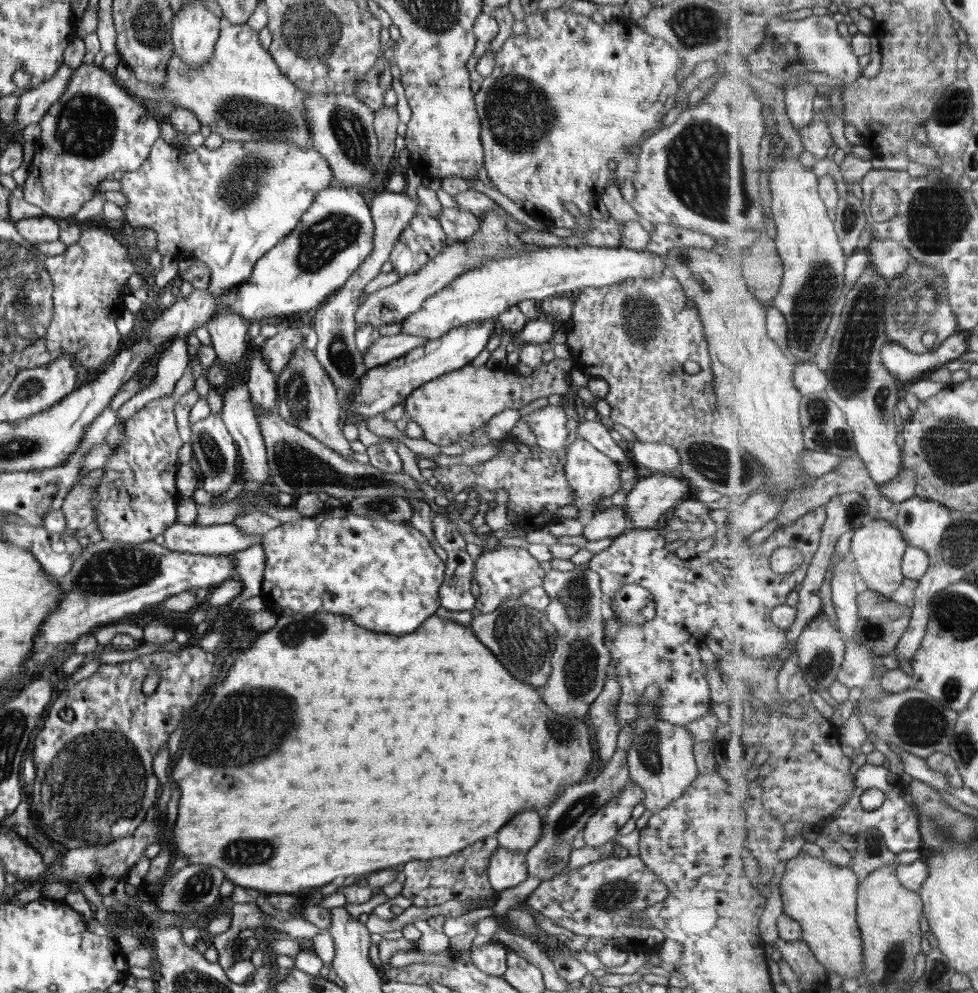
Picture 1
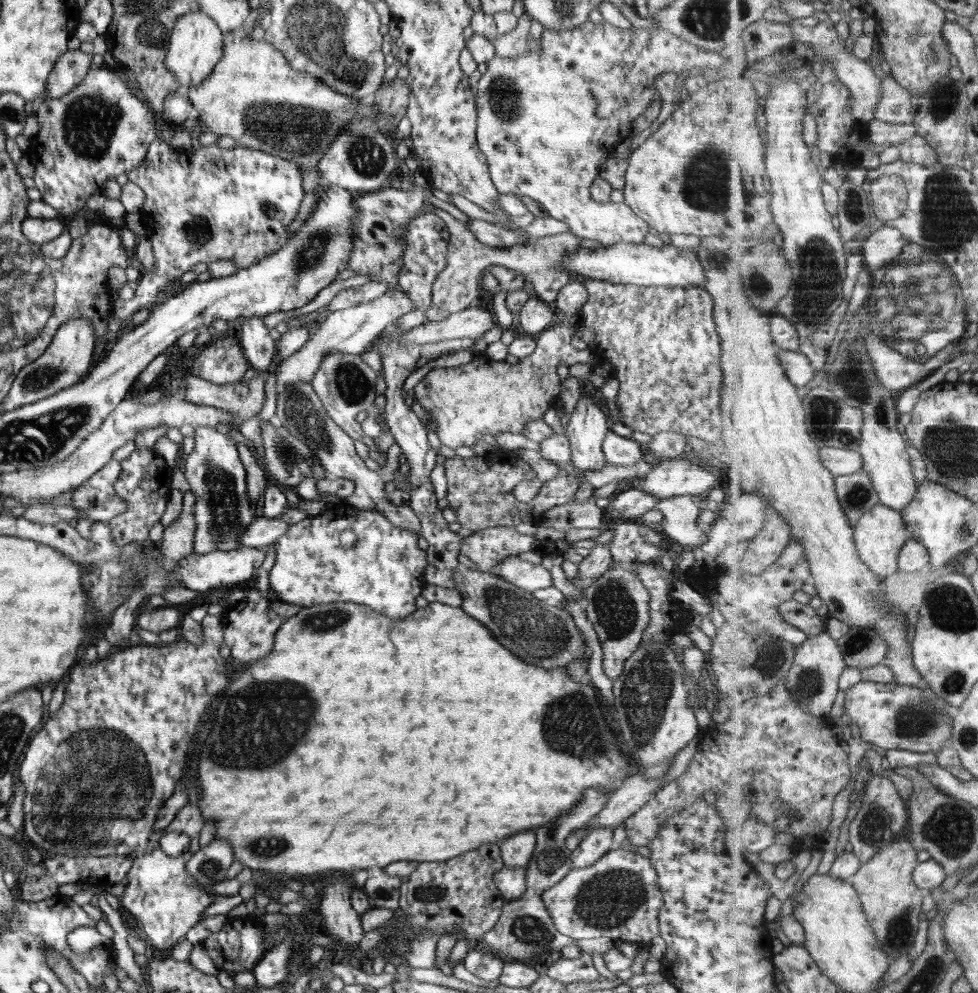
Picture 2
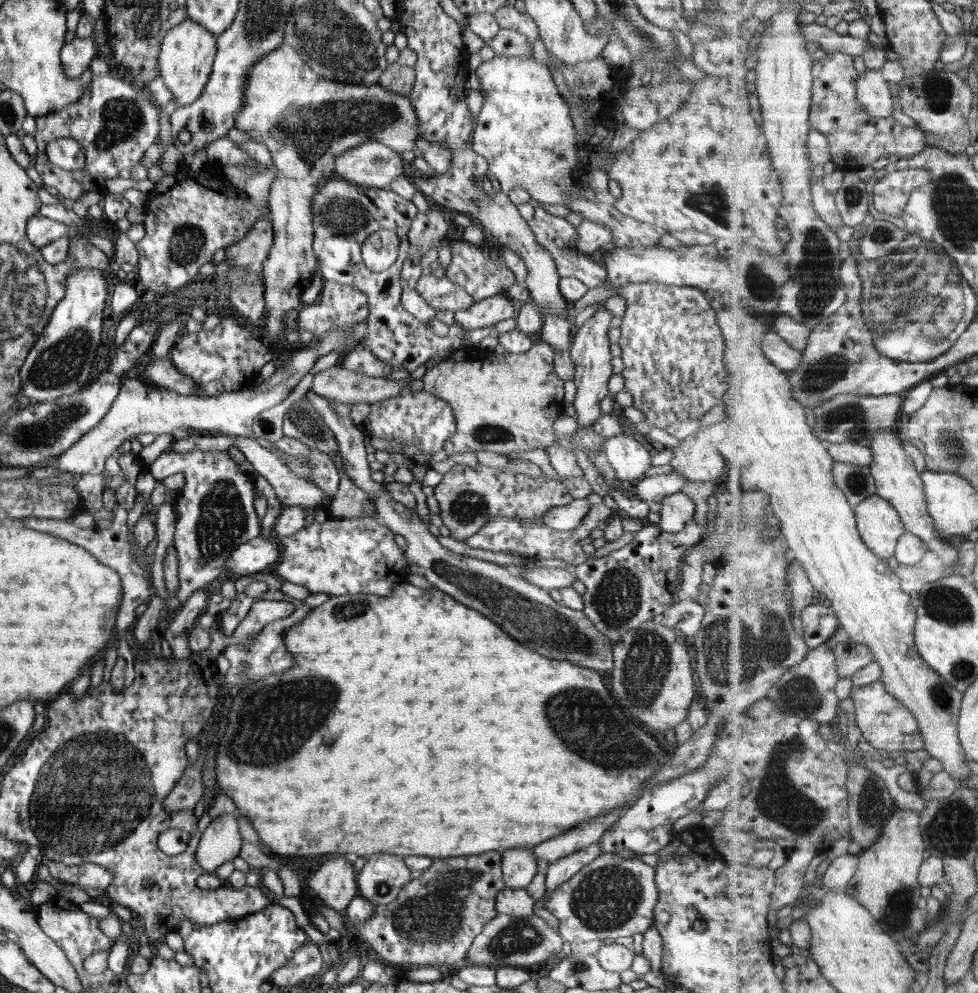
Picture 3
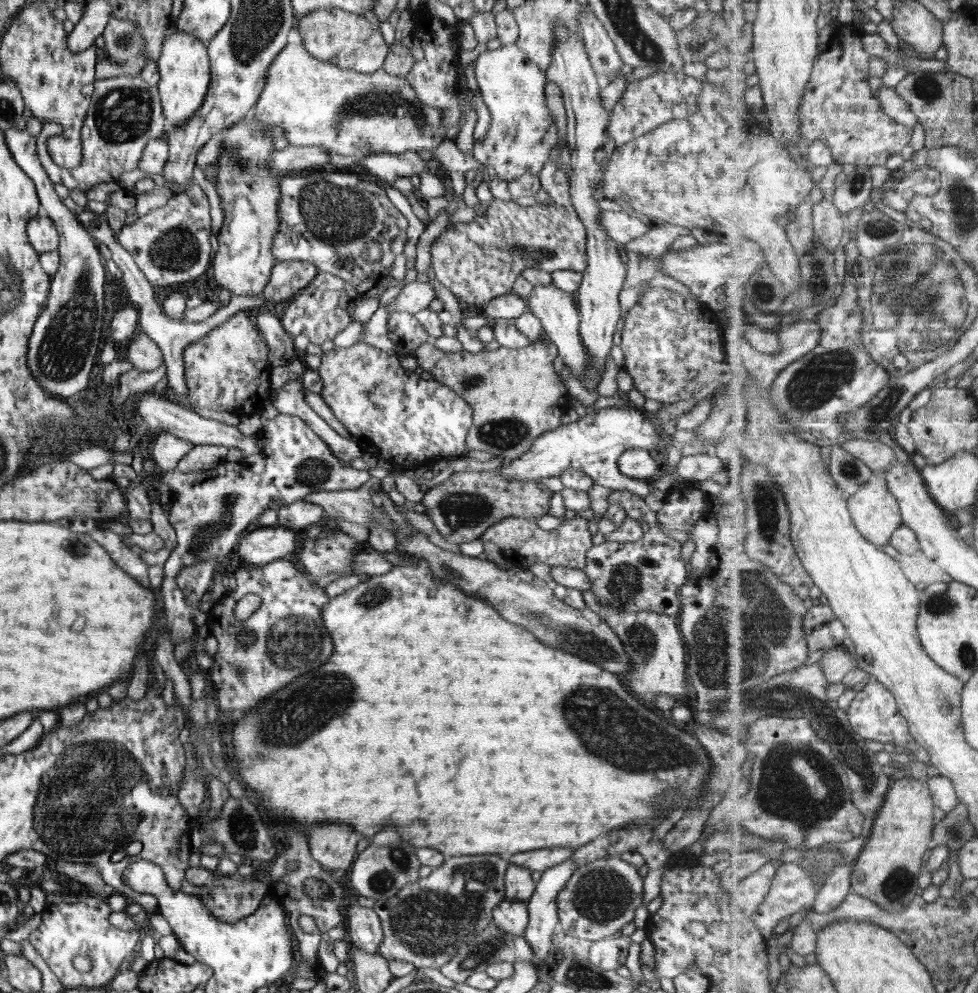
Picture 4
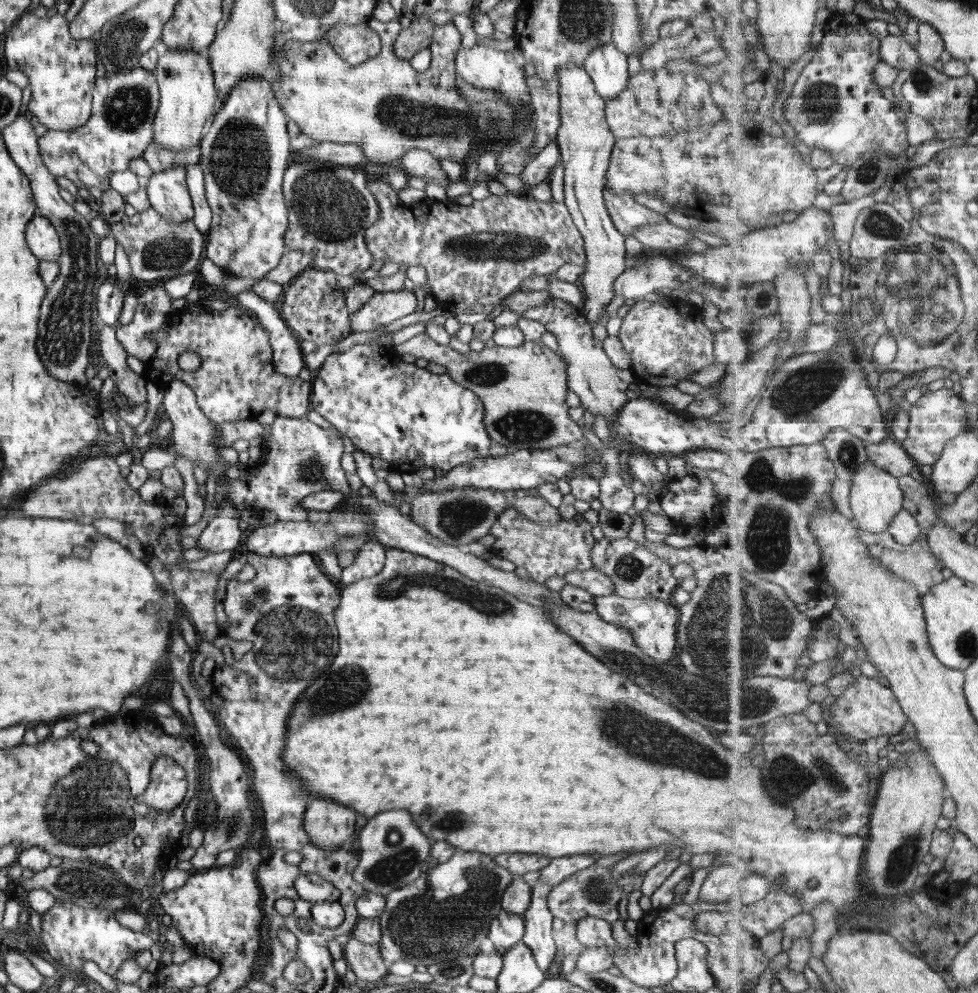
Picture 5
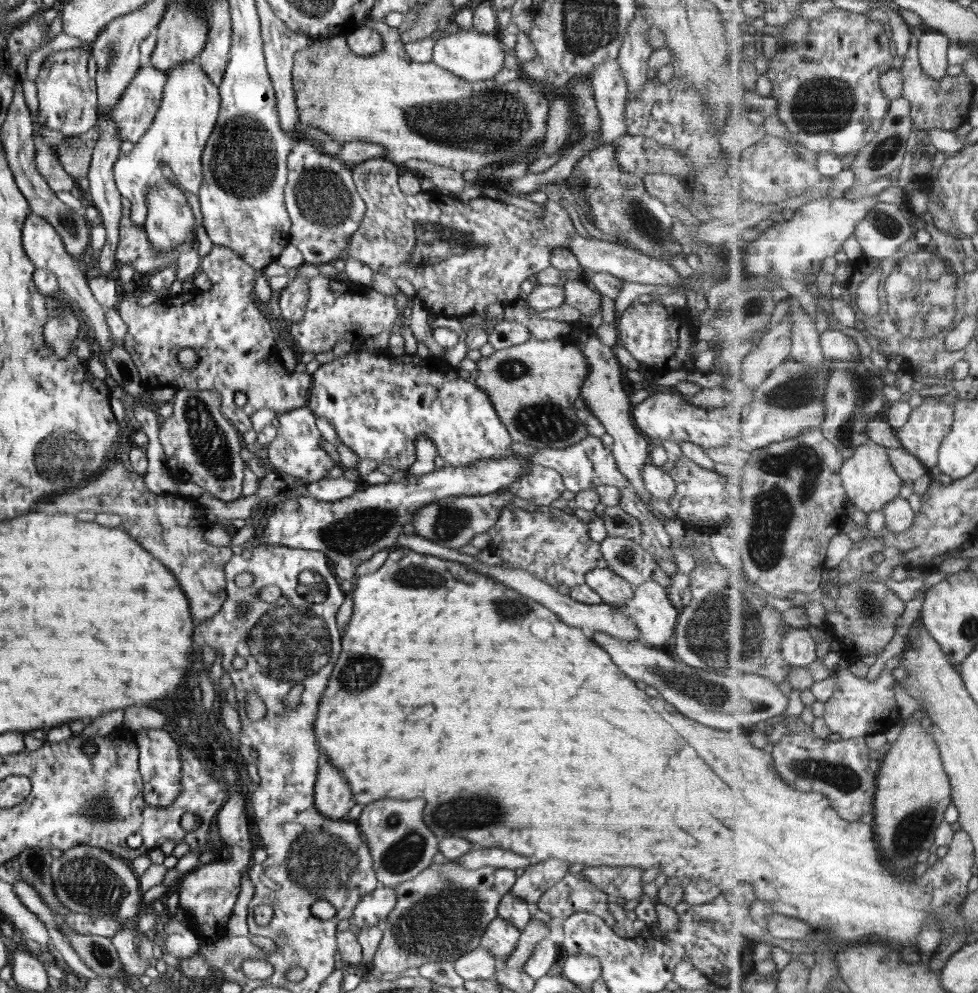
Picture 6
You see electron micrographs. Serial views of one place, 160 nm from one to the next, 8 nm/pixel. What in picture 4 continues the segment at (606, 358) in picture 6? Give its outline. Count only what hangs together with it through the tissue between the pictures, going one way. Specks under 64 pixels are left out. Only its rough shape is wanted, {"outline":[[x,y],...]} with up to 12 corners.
{"outline":[[536,285],[532,314],[578,380],[591,368],[573,294]]}

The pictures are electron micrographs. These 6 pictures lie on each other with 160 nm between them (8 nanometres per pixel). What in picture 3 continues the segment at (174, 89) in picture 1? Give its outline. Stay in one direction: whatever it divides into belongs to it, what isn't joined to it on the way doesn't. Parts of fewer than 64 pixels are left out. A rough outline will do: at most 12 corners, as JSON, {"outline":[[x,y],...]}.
{"outline":[[283,42],[234,127],[277,168],[263,339],[318,269],[311,208],[337,156],[421,136],[409,95],[325,79]]}

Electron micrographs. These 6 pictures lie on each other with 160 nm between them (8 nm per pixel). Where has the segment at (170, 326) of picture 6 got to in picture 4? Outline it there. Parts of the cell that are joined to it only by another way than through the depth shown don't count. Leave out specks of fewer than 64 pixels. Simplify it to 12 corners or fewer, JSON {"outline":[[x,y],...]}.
{"outline":[[237,312],[183,350],[187,402],[269,414],[269,348]]}

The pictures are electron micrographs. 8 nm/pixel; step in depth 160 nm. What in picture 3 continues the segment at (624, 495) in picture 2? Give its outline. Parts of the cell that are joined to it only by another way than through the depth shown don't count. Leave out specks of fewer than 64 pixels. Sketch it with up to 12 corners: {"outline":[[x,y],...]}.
{"outline":[[676,471],[634,483],[636,496],[661,502],[691,482]]}

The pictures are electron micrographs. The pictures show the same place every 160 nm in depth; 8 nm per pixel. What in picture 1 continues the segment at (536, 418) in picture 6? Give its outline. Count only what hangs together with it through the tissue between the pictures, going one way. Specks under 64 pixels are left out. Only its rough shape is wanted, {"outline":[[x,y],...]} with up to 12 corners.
{"outline":[[570,357],[529,376],[468,364],[416,388],[404,418],[448,446],[564,395]]}

